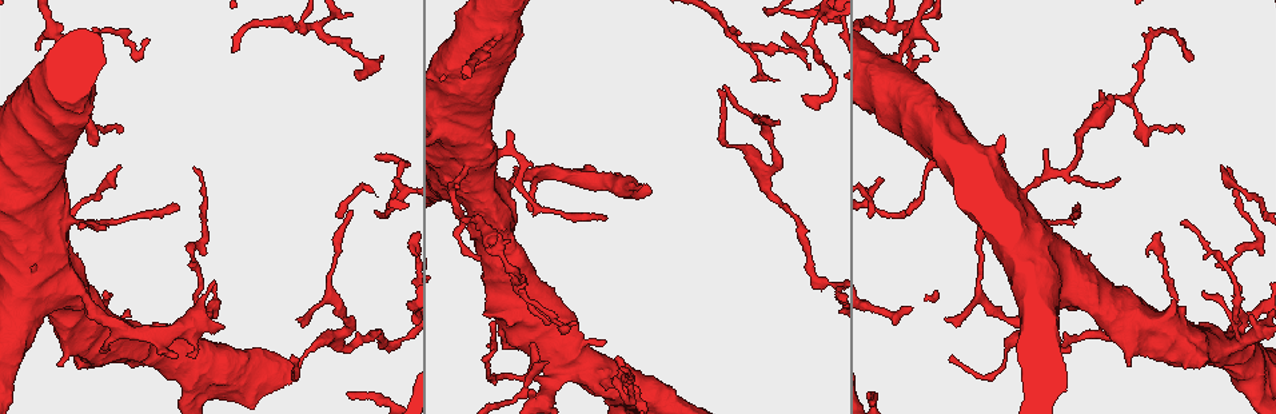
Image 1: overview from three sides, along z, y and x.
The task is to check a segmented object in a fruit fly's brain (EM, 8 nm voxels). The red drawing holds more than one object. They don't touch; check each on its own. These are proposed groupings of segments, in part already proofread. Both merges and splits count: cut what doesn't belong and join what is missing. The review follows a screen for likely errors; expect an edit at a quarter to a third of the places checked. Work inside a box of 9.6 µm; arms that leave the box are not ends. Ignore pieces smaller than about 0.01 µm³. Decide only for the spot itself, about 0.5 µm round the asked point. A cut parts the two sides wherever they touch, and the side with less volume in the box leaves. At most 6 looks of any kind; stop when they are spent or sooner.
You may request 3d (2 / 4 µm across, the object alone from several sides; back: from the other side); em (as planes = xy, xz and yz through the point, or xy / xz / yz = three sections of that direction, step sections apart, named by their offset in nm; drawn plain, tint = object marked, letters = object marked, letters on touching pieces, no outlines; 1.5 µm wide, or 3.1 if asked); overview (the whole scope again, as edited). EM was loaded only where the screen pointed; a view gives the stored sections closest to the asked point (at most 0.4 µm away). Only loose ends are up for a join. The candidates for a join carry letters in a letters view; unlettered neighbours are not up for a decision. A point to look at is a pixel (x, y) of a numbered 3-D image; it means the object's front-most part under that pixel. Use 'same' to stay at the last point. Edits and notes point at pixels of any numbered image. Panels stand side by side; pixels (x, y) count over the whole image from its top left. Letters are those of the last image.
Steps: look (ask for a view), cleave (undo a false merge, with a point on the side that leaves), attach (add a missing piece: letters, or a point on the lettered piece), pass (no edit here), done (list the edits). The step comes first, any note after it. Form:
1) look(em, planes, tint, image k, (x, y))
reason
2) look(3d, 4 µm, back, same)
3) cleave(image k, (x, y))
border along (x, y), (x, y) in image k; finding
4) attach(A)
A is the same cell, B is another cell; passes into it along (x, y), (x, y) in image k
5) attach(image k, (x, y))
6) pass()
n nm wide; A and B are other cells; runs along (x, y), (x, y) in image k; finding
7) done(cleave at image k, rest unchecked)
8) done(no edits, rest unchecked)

look(3d, 2 µm, image 1, (194, 170))
free end

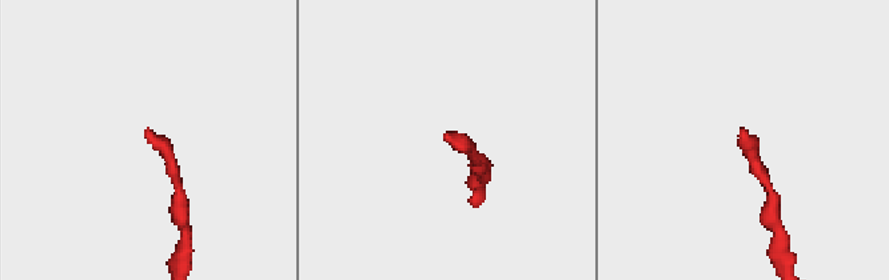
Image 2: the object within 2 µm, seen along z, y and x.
look(em, planes, letters, image 2, (746, 134))
shape alone is not enough

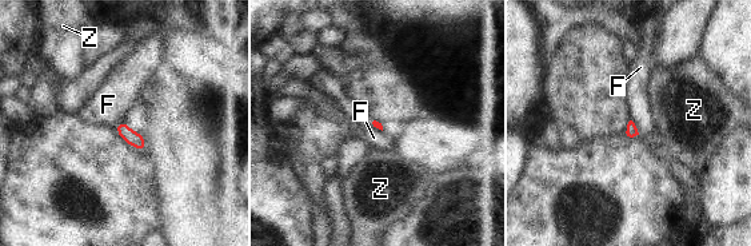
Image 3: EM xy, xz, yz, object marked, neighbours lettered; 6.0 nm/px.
pass()
F and Z are other cells; none of them fits

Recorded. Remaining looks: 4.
look(em, yz, step 8, letters, image 1, (531, 210))
thin end

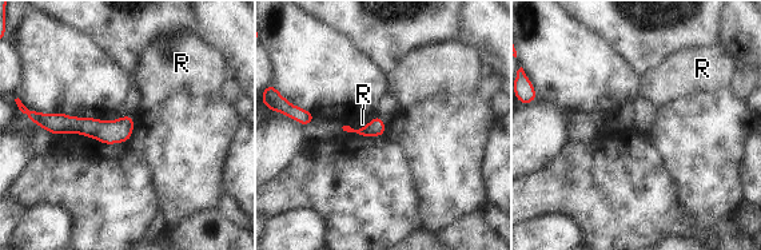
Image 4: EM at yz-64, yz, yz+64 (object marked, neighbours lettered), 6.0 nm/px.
look(em, xz, step 4, letters, same)
cut it another way

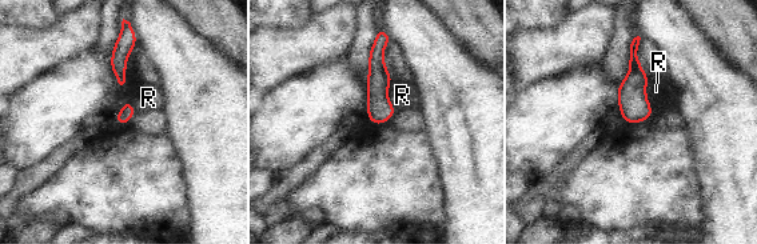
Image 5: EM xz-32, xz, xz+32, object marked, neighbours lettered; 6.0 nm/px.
pass()
90 nm wide; R is another cell; runs along (383, 38), (377, 50), (377, 120) in image 5; none of them fits

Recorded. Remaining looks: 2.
look(em, xz, step 4, tint, image 1, (315, 28))
four-way junction

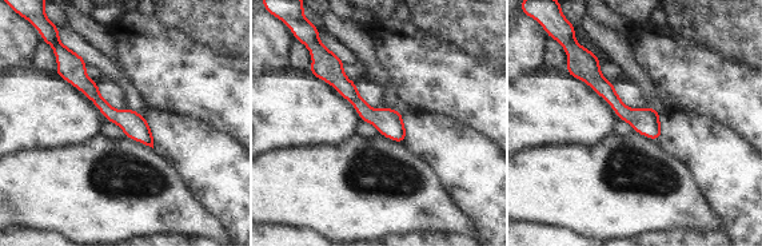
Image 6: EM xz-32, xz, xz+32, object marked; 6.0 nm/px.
look(em, planes, letters, same)

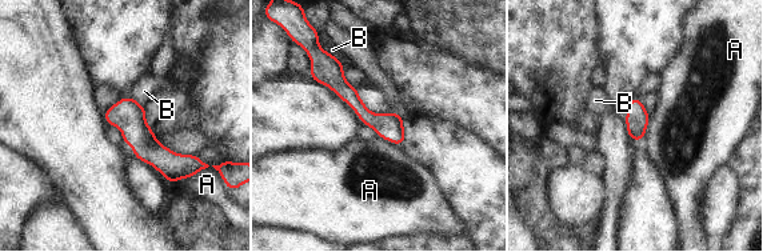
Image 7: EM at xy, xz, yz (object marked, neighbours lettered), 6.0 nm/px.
pass()
140 nm wide; A and B are other cells; runs along (327, 64), (354, 102), (399, 142) in image 7; one cell here

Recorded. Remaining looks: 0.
done(no edits, rest unchecked)

